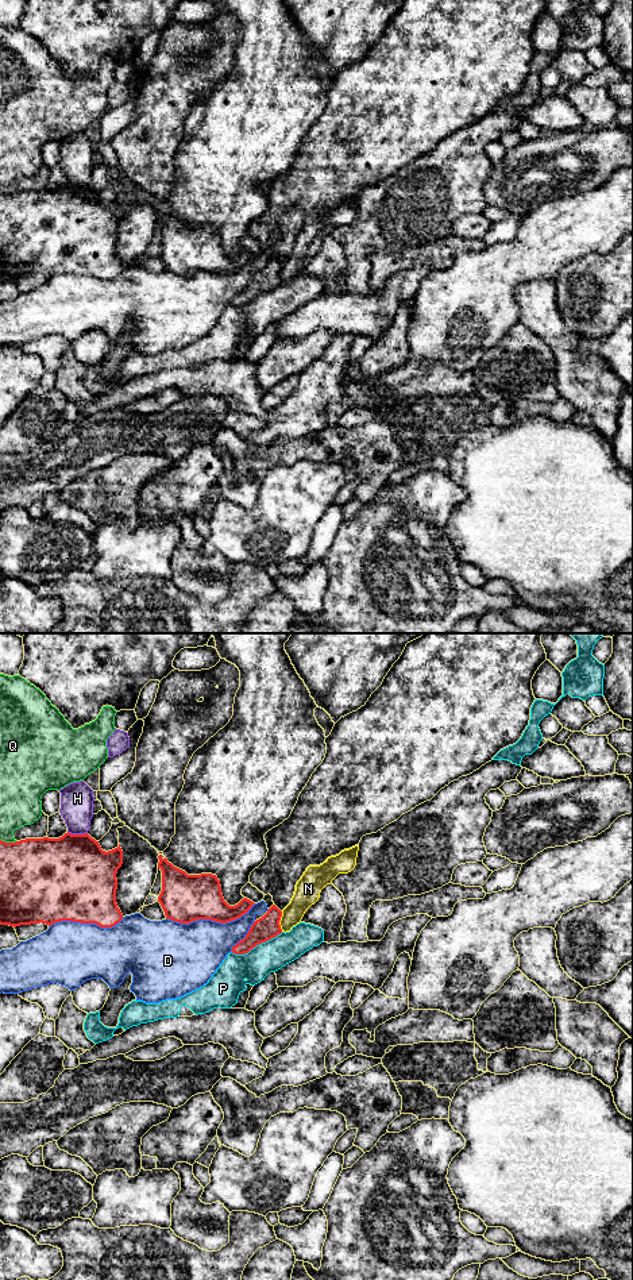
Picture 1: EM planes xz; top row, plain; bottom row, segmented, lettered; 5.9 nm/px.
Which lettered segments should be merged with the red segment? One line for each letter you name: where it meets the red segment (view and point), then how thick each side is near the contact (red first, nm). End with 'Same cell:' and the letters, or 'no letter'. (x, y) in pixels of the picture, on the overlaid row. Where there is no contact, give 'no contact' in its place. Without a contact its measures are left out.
Same cell: no letter

